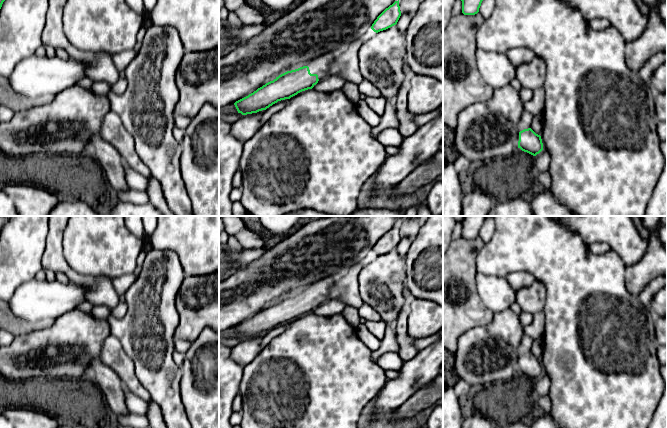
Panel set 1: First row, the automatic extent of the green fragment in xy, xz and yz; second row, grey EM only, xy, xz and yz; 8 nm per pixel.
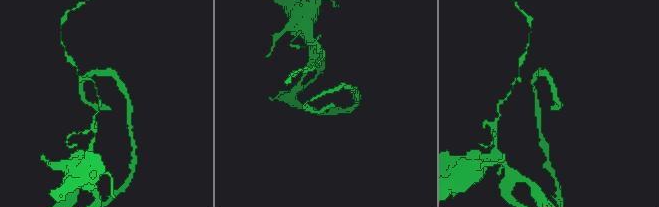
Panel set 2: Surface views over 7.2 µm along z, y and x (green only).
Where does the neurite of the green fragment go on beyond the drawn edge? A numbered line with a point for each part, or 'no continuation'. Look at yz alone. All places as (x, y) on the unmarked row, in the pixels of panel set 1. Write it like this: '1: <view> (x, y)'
1: yz (525, 347)

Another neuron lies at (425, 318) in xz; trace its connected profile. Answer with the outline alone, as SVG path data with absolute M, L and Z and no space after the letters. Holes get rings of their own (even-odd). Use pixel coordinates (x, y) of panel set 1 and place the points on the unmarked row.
M414 298L409 304L408 334L414 339L432 336L443 329L443 304Z

